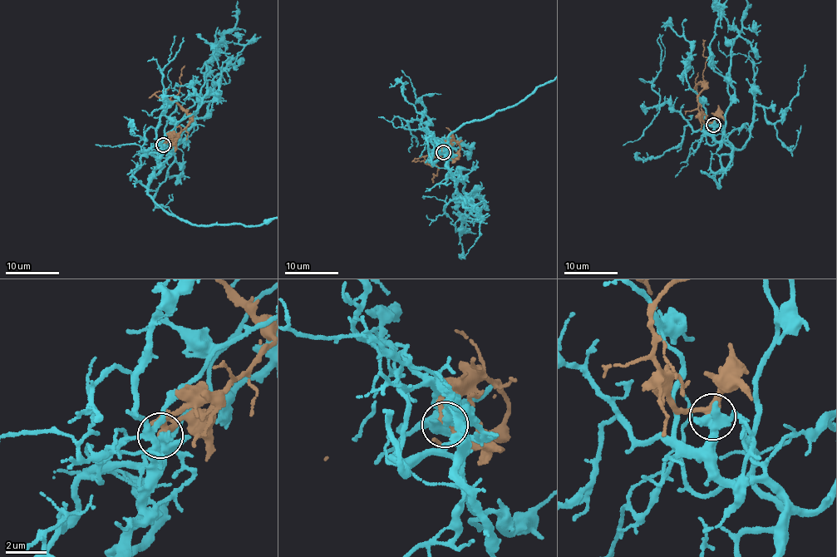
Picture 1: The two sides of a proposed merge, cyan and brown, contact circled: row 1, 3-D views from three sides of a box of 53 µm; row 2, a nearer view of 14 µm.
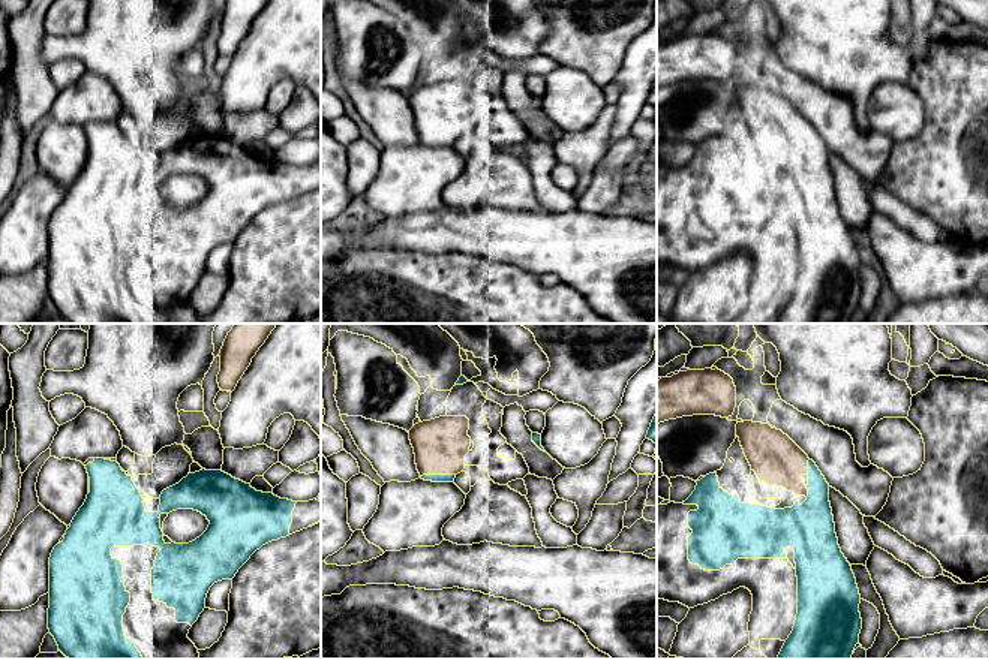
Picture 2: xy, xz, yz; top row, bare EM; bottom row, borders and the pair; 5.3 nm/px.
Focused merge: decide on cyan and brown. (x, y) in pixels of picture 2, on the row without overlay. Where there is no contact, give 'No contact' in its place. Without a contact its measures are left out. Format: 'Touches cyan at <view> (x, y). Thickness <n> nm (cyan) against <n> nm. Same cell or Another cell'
Touches cyan at xz (437, 140). Thickness 50 nm (cyan) against 280 nm. Same cell

